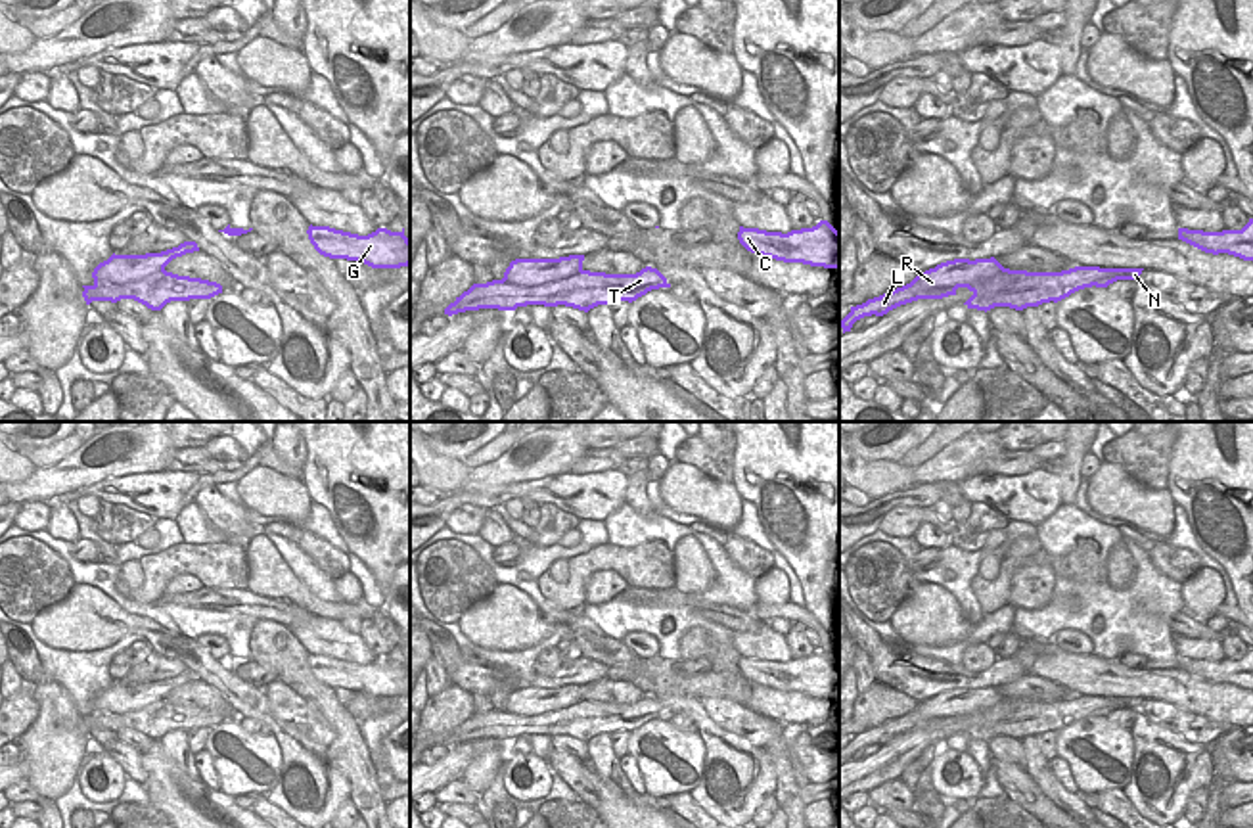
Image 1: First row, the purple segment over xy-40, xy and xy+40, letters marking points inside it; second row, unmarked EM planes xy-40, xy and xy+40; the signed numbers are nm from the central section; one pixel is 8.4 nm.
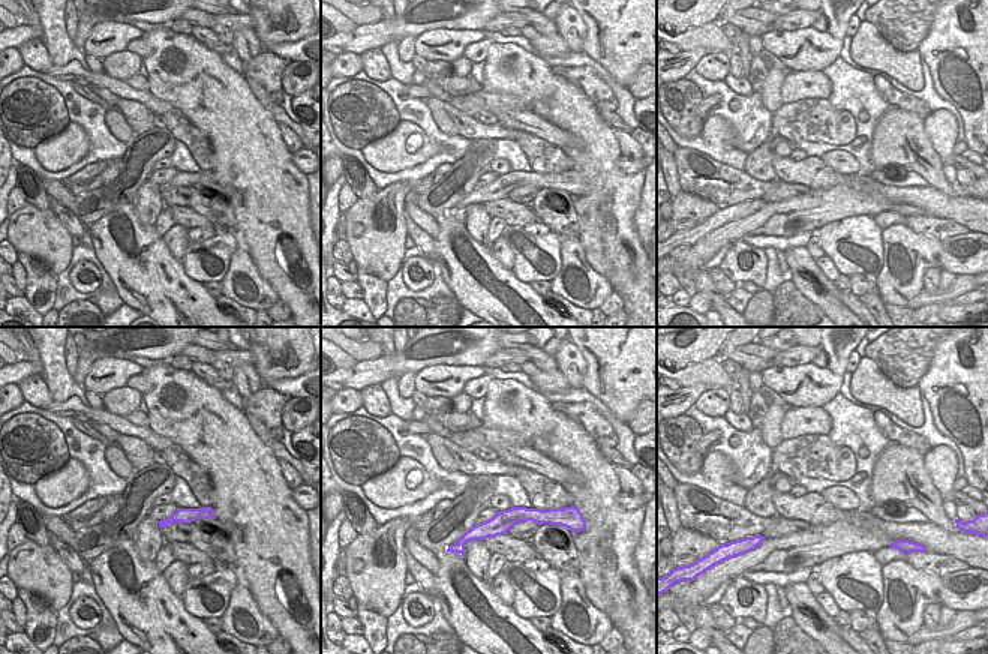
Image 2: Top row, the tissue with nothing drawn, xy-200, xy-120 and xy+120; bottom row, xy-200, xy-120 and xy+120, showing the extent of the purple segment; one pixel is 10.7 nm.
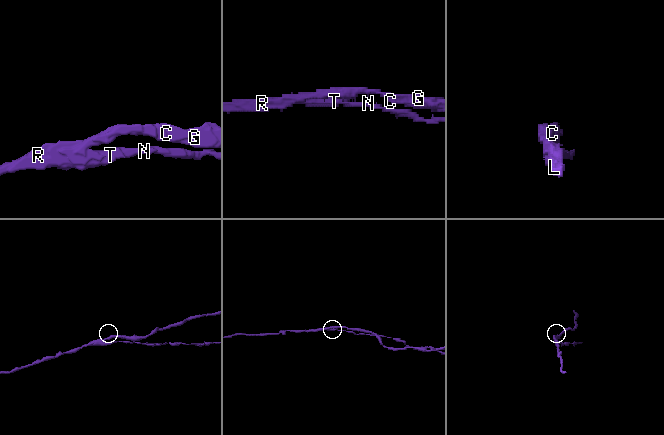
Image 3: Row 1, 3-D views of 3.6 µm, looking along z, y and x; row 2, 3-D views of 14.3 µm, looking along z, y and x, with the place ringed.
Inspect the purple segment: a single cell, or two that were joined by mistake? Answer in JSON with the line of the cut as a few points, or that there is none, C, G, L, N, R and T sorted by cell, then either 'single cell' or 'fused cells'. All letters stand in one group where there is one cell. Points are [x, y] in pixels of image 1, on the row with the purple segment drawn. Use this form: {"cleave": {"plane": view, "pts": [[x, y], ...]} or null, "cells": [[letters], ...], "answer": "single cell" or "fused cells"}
{"cleave": {"plane": "xy-40", "pts": [[163, 269], [125, 282], [112, 301]]}, "cells": [["C", "G", "L", "R"], ["N", "T"]], "answer": "fused cells"}

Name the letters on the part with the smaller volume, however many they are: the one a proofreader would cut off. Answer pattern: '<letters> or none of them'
N, T

